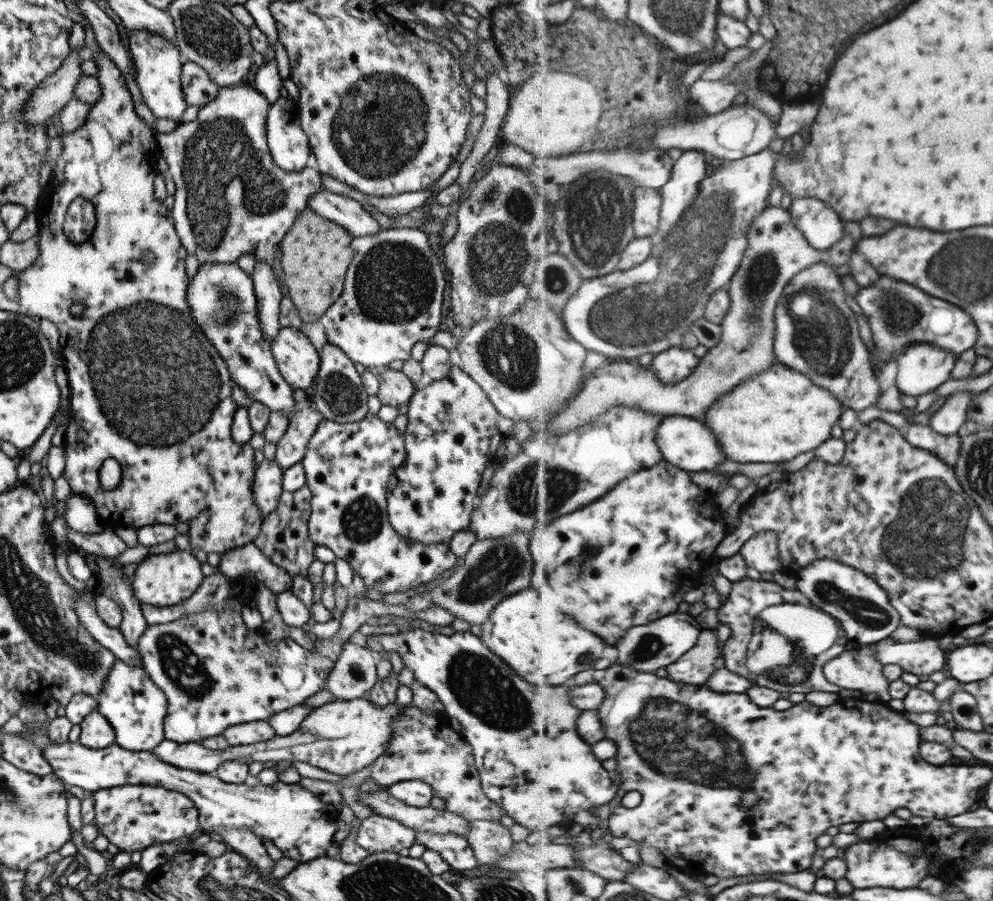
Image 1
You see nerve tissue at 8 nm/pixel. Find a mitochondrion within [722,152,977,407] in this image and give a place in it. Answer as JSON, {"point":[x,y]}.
{"point":[820,335]}

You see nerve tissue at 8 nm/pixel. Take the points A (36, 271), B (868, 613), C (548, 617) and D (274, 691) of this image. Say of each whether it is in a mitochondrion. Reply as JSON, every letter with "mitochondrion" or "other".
{"A":"other","B":"mitochondrion","C":"other","D":"other"}

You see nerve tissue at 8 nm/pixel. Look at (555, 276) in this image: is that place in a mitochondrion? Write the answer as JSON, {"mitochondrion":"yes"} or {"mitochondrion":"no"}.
{"mitochondrion":"yes"}

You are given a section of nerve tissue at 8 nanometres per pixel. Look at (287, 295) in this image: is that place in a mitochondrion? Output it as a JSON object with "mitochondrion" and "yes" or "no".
{"mitochondrion":"no"}

